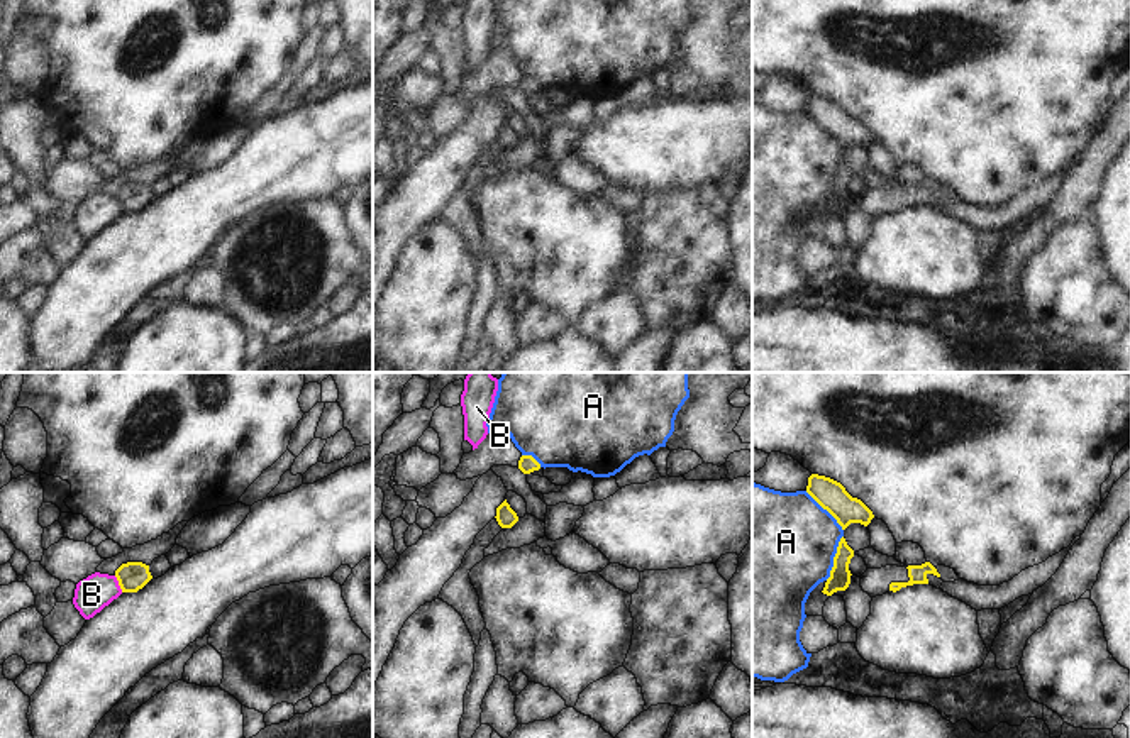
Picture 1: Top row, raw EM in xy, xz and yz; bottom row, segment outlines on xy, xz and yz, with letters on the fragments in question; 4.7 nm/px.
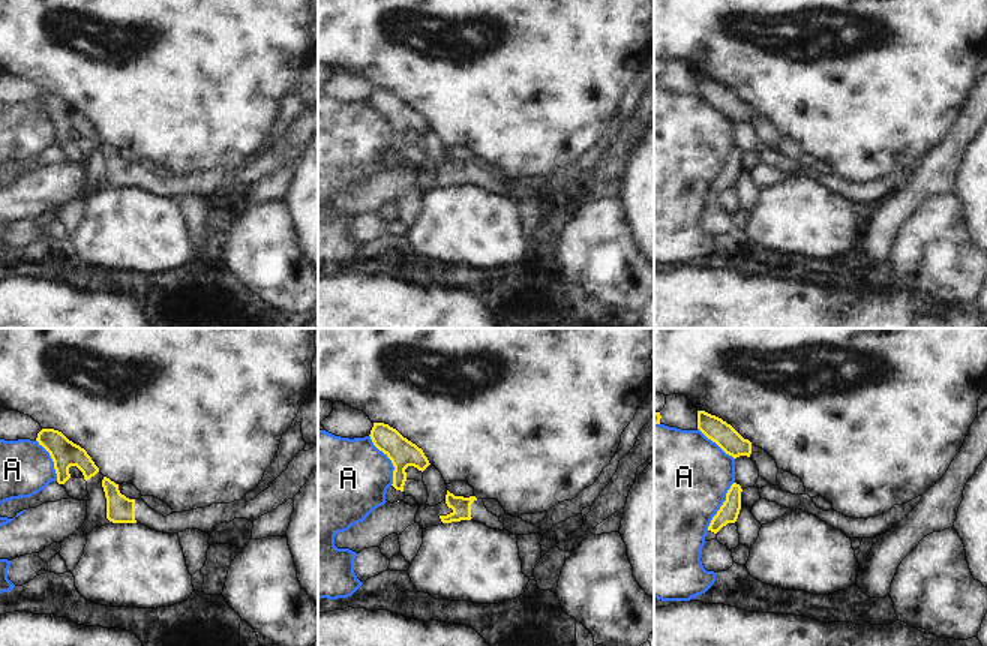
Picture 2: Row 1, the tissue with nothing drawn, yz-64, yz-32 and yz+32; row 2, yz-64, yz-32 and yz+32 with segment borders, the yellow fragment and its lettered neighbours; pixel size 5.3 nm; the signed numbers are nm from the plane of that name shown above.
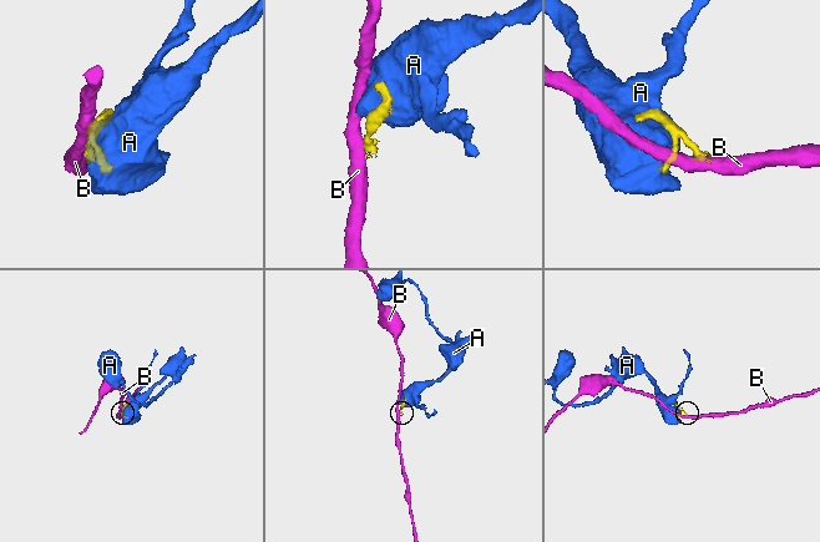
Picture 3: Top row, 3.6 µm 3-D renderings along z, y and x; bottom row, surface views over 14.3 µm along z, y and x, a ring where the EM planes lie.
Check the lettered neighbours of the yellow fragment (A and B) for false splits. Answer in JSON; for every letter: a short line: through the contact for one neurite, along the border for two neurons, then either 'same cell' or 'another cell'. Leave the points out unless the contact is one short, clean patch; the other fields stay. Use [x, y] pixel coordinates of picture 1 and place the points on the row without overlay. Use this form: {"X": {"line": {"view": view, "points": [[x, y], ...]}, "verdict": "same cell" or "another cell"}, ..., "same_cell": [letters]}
{"A": {"verdict": "another cell"}, "B": {"line": {"view": "xy", "points": [[114, 197], [122, 212]]}, "verdict": "another cell"}, "same_cell": []}

